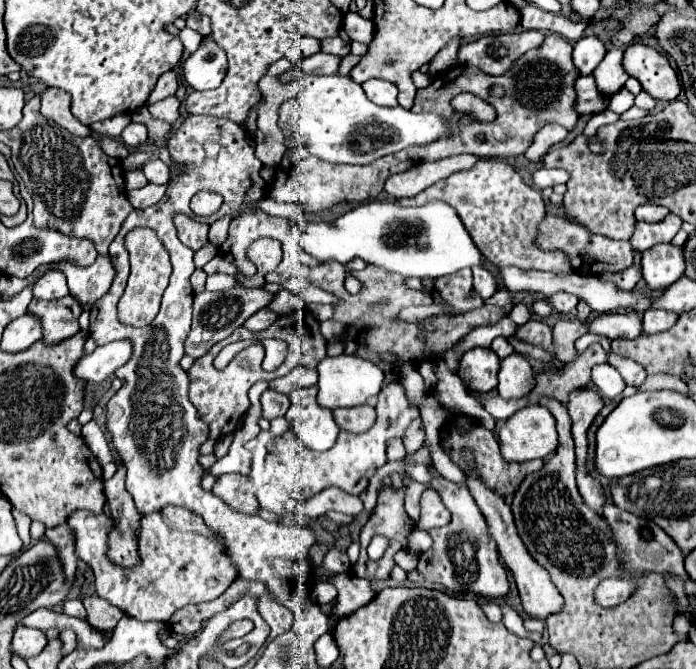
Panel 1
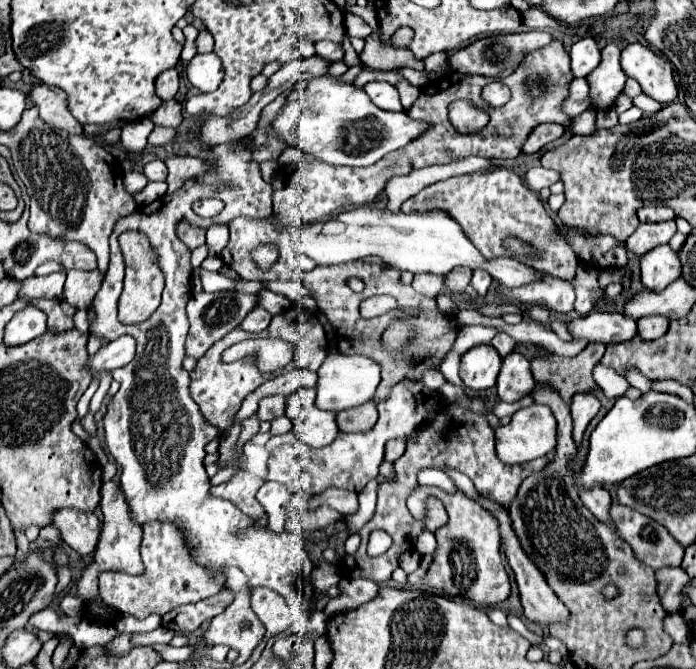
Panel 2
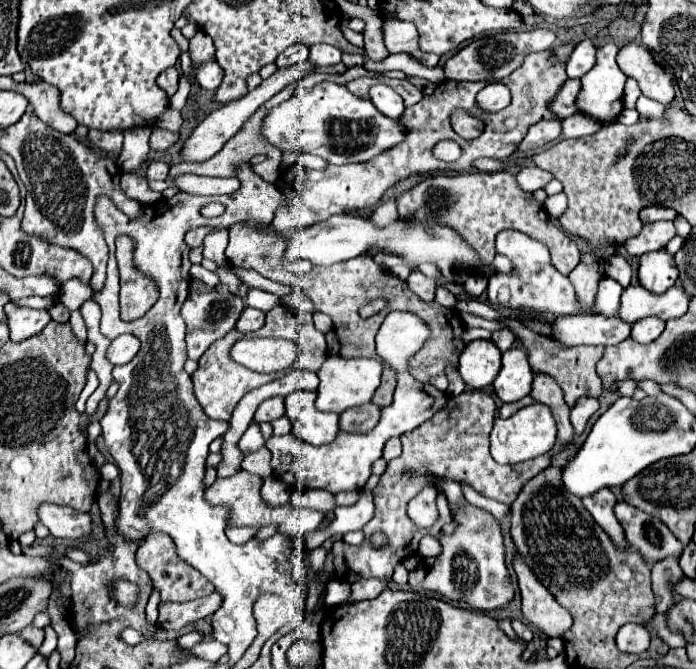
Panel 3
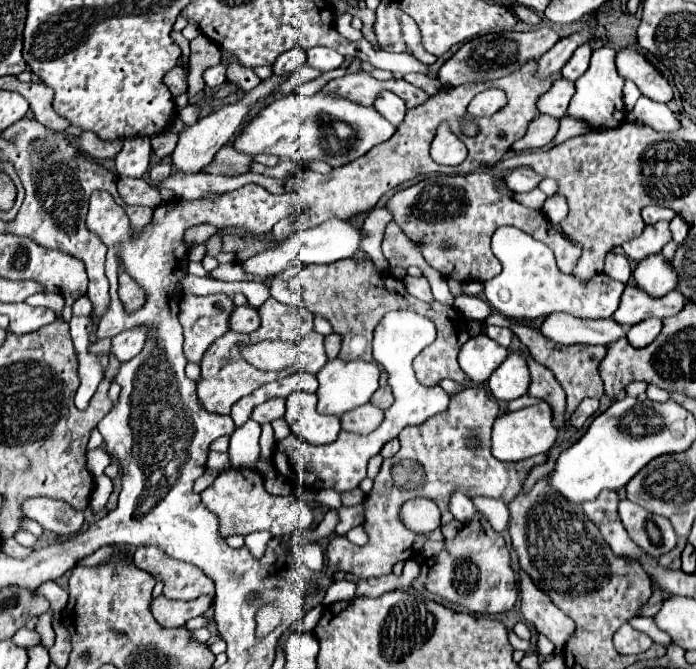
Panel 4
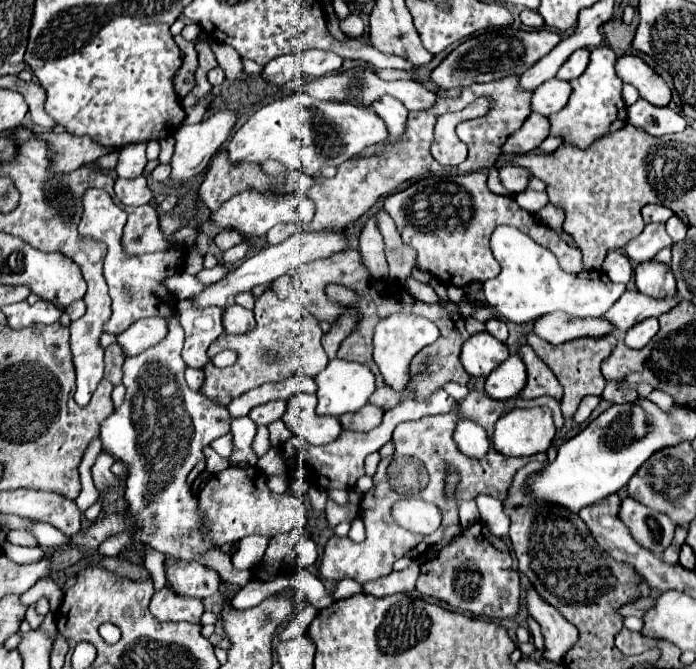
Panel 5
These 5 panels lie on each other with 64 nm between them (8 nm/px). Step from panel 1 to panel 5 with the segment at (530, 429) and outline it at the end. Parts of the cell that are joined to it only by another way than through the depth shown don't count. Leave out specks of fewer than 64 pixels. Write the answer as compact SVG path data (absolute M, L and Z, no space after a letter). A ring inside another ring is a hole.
M548 406L514 408L496 422L492 444L504 456L532 456L546 452L554 434L556 426Z

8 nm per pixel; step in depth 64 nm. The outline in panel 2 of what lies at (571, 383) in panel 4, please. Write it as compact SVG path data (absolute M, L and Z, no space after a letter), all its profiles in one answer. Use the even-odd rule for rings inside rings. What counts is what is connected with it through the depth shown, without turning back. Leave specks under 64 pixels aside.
M588 344L578 356L566 358L538 346L538 354L530 360L534 380L538 384L552 384L560 392L562 400L566 404L572 404L574 394L586 394L596 390L592 372L604 356L604 350L604 344Z

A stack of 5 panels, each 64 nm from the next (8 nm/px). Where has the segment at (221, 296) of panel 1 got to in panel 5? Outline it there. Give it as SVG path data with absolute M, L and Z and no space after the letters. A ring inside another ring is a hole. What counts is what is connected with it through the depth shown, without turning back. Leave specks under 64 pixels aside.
M184 308L180 312L180 326L186 332L182 358L190 368L204 368L208 362L208 346L224 332L222 328L222 310L220 308L204 308L192 310Z

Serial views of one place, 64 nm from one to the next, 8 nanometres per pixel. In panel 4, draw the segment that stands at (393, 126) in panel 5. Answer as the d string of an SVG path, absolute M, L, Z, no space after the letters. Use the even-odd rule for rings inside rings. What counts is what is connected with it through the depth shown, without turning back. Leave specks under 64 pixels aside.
M380 92L376 96L376 102L374 102L374 108L394 126L398 128L406 116L406 106L404 106L404 100L400 100L396 94L392 92Z

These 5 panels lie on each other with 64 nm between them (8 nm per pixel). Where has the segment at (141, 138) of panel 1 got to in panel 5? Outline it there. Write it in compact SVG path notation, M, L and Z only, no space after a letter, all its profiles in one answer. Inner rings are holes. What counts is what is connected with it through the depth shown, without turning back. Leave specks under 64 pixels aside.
M130 144L120 150L116 174L118 178L136 178L146 166L146 144Z

